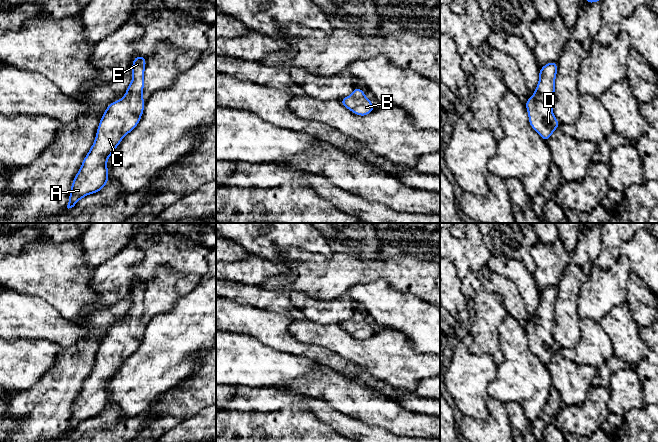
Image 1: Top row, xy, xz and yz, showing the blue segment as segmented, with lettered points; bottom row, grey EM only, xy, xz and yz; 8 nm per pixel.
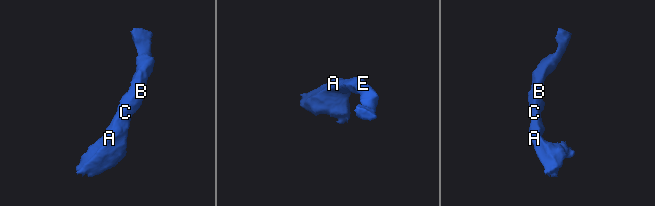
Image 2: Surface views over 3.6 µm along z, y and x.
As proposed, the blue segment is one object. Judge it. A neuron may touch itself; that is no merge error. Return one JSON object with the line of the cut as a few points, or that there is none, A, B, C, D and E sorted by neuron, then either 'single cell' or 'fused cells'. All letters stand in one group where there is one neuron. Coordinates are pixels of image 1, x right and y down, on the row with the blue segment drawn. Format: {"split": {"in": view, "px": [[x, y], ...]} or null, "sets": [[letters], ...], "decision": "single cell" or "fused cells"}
{"split": null, "sets": [["A", "B", "C", "D", "E"]], "decision": "single cell"}

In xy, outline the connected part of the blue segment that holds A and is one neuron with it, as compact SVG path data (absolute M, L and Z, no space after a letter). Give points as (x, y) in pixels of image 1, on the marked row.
M136 55L132 63L132 81L126 94L106 108L97 128L96 139L75 175L67 208L83 197L98 193L108 182L107 159L121 140L140 122L145 107L142 98L146 57Z

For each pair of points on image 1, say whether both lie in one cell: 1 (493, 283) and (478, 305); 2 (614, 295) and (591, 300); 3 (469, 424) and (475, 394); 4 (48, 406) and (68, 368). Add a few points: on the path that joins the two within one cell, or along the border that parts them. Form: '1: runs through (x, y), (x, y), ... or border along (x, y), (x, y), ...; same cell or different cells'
1: border along (485, 289), (494, 293); different cells
2: runs through (608, 295), (599, 295), (597, 297); same cell
3: border along (487, 400), (485, 418), (464, 416); different cells
4: runs through (52, 397), (66, 377); same cell

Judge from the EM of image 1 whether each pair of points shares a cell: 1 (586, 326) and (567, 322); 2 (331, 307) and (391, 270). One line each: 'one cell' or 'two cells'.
1: two cells
2: two cells

